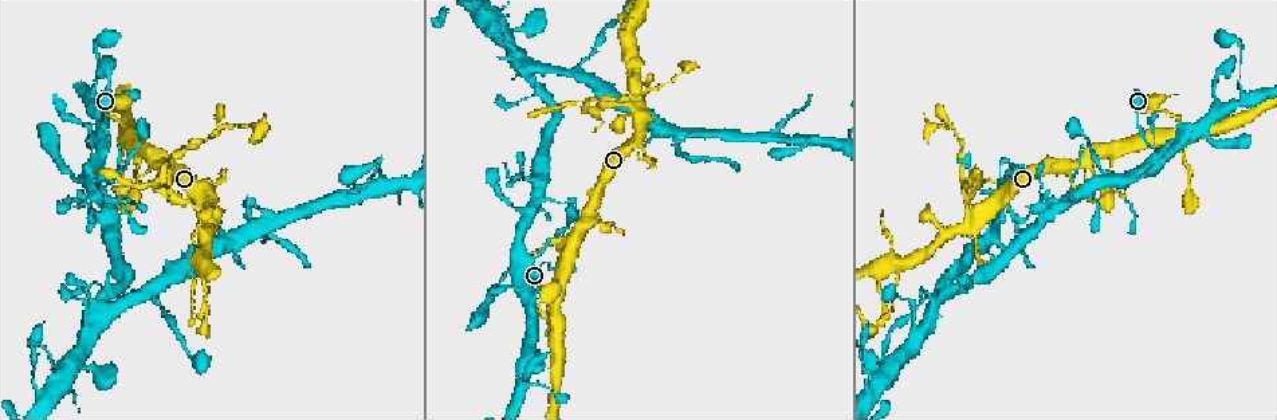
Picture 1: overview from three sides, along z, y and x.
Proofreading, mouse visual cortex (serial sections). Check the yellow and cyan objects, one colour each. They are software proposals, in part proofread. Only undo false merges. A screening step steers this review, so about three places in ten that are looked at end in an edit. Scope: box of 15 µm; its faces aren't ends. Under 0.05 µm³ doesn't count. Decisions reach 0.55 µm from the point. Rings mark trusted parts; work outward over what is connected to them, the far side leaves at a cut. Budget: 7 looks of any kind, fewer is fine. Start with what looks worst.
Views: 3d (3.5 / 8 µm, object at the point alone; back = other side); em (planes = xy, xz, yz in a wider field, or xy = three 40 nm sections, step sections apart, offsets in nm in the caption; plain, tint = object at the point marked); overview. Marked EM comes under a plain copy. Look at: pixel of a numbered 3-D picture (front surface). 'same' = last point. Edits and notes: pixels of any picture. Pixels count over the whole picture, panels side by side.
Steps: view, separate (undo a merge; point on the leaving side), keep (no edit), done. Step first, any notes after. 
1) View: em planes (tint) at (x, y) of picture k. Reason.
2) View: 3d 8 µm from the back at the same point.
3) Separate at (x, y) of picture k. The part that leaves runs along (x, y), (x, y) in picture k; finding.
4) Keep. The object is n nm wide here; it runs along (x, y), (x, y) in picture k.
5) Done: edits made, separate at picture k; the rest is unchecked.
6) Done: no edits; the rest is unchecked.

View: 3d 3.5 µm at (525, 270) of picture 1. Sudden change in width.

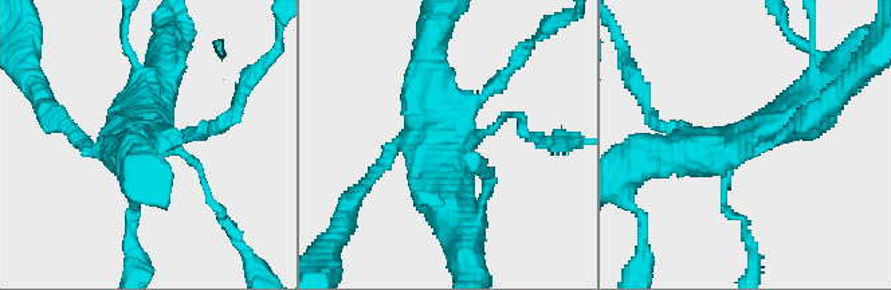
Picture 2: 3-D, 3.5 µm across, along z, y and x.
View: em xy step 5 (tint) at (444, 145) of picture 2. Need the tissue.

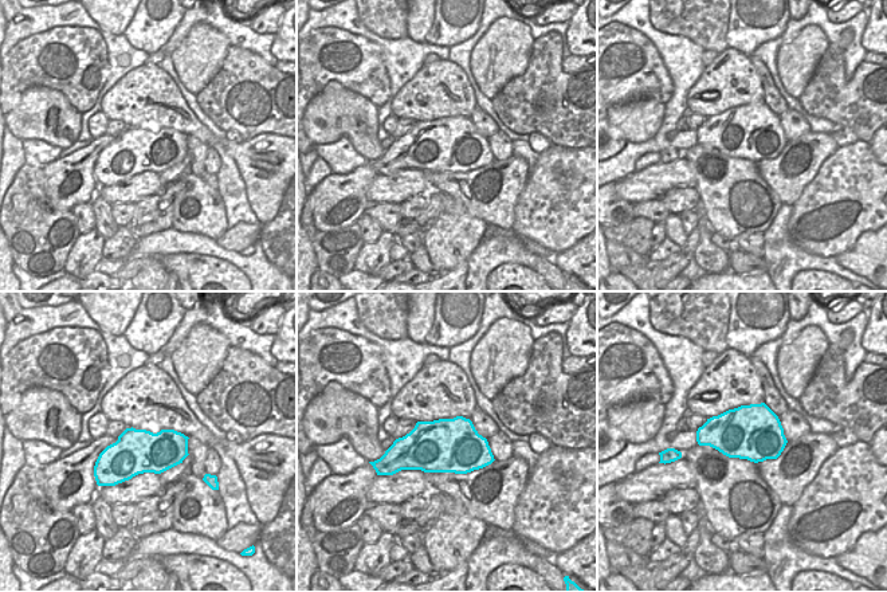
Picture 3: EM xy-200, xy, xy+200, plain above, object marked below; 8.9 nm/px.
Keep. It runs along (825, 89), (746, 138), (670, 151) in picture 2; all the same cell.

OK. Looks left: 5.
View: 3d 8 µm at (934, 289) of picture 1. Small branch off a trunk.

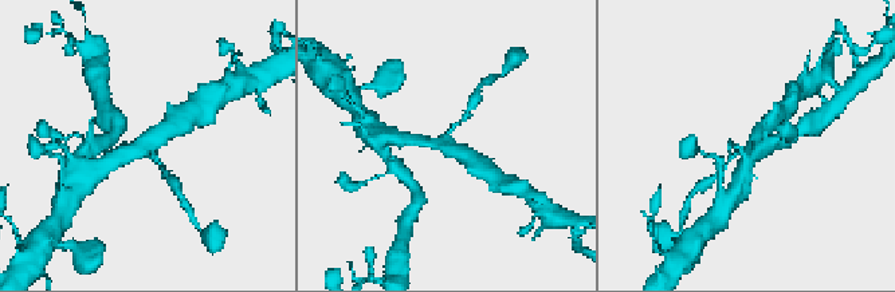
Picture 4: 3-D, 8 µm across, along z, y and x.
View: 3d 3.5 µm from the back at (143, 149) of picture 4.

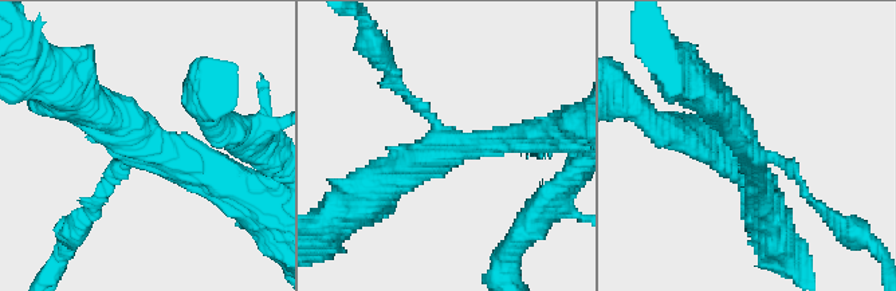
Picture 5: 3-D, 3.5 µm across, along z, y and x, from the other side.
Keep. 3 arms meet here; it runs along (226, 183), (168, 162), (82, 101) in picture 5; continuous, no second cell.

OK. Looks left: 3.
View: 3d 3.5 µm at (259, 226) of picture 1. Side arm on a straight run.

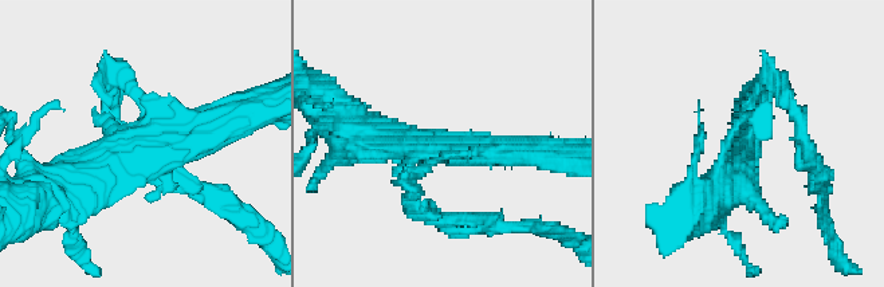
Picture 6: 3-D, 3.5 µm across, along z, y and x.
View: em xy step 2 (tint) at (146, 152) of picture 6.

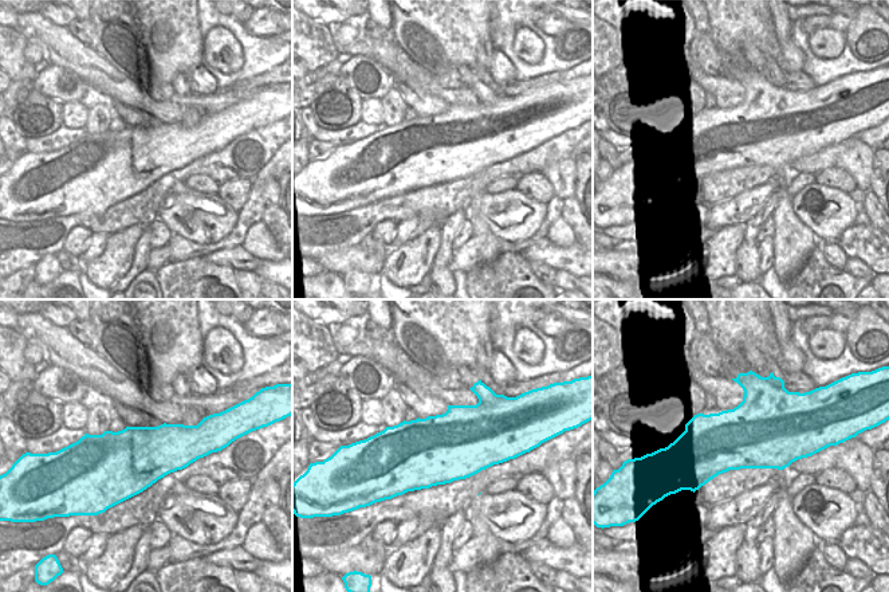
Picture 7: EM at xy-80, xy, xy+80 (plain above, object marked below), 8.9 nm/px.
Keep. It runs along (62, 180), (181, 152), (231, 122) in picture 6; continuous, no second cell.

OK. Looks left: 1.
Done: no edits; the rest is unchecked.

